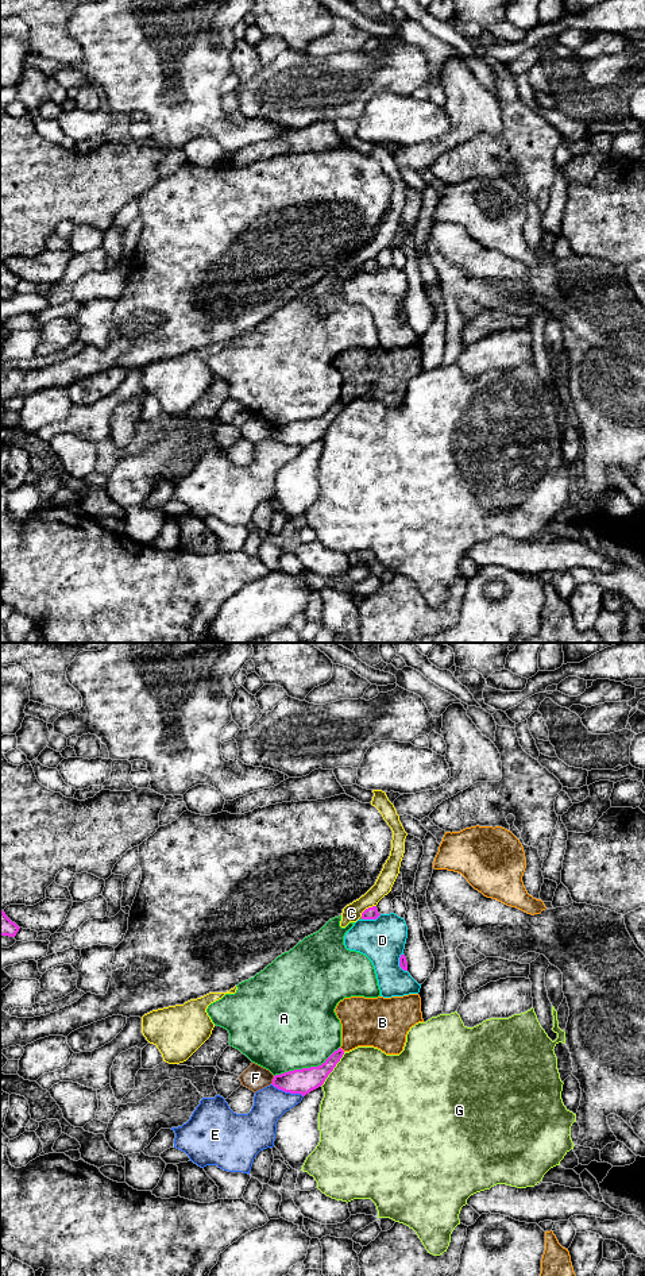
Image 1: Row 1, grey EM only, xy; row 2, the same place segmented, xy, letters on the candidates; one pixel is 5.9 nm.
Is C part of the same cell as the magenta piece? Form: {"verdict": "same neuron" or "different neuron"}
{"verdict": "different neuron"}

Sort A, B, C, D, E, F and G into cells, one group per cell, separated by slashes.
A / B / C / D / E / F / G

